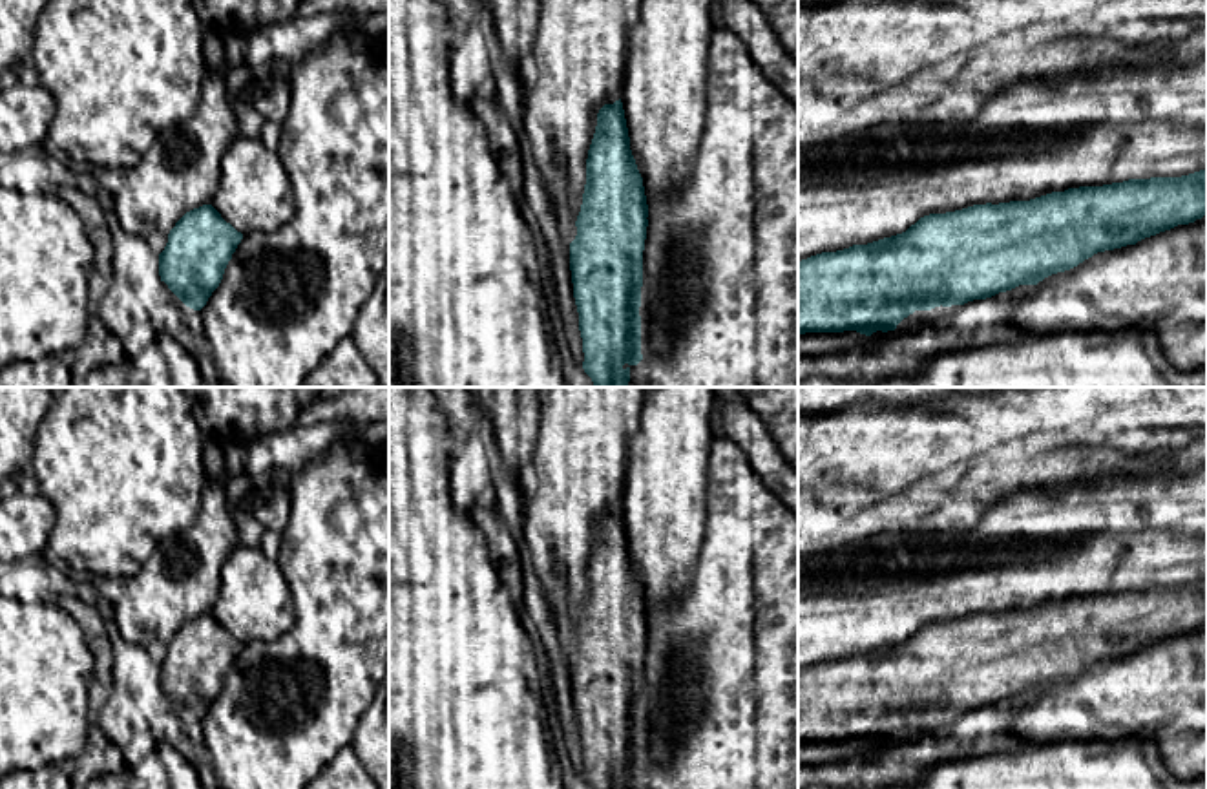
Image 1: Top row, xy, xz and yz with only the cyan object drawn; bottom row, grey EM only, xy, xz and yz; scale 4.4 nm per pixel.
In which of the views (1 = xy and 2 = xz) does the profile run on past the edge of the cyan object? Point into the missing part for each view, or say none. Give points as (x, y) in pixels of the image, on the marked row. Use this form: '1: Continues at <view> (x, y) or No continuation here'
1: No continuation here
2: No continuation here

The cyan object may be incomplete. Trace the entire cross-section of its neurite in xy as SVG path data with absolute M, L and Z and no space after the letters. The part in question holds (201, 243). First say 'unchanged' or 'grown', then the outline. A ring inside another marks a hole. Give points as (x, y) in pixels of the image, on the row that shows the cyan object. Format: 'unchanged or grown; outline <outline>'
unchanged; outline M212 205L186 212L159 254L161 281L190 309L201 310L219 287L243 234Z

